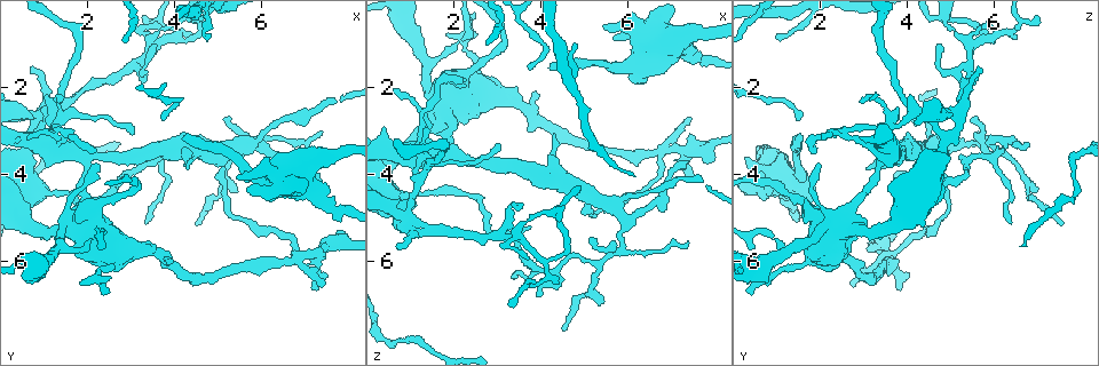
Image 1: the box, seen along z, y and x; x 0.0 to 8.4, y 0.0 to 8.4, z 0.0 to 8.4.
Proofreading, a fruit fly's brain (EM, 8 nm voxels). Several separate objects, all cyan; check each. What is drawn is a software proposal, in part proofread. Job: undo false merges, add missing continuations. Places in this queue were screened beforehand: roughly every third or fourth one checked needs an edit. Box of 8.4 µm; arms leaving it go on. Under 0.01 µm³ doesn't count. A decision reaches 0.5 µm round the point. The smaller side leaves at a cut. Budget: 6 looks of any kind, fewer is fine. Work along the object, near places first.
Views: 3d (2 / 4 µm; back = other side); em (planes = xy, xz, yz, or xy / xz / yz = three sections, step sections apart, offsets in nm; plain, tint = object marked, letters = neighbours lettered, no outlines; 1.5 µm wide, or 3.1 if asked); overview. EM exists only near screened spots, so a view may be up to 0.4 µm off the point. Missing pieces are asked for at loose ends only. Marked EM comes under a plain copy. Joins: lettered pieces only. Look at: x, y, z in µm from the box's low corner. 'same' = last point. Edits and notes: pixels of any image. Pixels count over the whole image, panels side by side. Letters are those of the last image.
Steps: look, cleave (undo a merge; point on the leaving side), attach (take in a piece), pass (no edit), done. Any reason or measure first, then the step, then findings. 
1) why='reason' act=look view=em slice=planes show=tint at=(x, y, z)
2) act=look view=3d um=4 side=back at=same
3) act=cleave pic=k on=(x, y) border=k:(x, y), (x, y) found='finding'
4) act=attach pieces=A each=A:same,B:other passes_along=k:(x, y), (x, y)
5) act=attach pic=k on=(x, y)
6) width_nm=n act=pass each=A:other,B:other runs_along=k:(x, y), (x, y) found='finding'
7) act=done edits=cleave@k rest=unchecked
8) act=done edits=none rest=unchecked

why='an open end' act=look view=3d um=2 side=back at=(7.95, 5.45, 3.75)

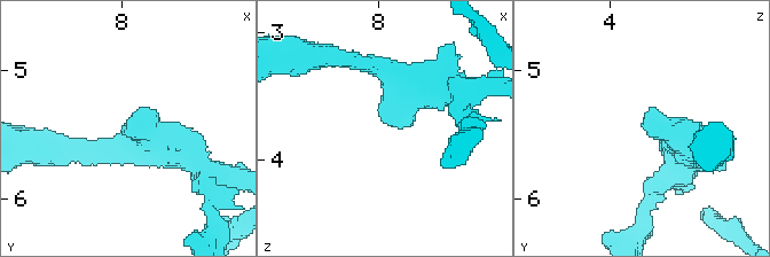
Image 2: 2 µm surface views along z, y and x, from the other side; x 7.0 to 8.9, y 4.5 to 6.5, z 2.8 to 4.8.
act=look view=em slice=planes show=letters at=(7.92, 5.46, 3.72)

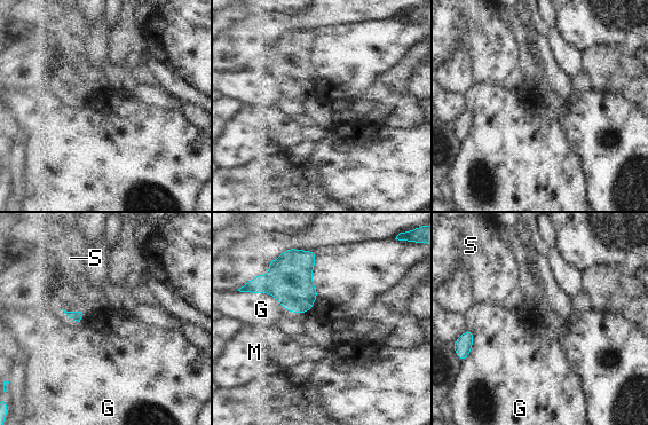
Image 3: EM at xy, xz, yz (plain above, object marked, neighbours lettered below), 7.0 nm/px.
longest_contact=G:500nm act=pass each=G:other,M:other,S:other found='no lettered piece goes on from it'

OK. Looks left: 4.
why='end of a long branch' act=look view=em slice=yz step=4 show=tint at=(4.25, 3.15, 1.65)

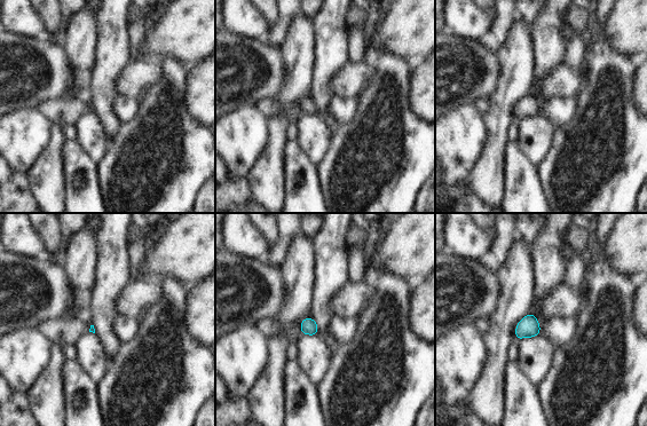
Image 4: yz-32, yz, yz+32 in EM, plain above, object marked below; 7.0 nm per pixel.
act=look view=em slice=xy step=4 show=letters at=same

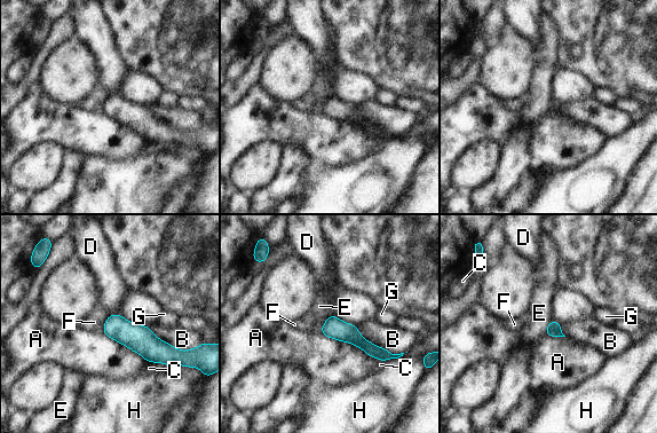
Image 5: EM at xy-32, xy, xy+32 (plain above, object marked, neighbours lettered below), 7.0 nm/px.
longest_contact=A:480nm act=pass each=A:other,B:other,C:other,D:other,E:other,F:other,G:other,H:other found='none of them fits'

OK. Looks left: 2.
why='sudden change in width' act=look view=3d um=4 at=(5.75, 4.00, 1.55)

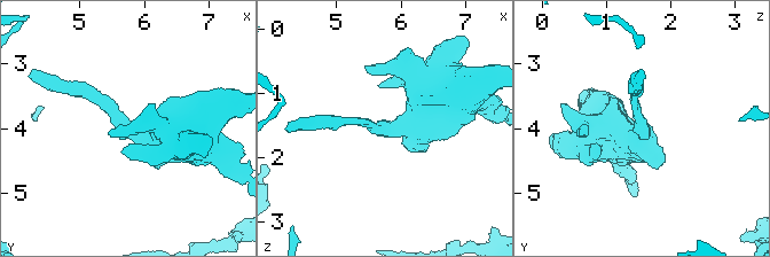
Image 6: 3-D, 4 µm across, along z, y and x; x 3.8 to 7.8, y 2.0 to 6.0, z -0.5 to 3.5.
act=look view=em slice=planes show=letters at=(5.75, 4.05, 1.55)

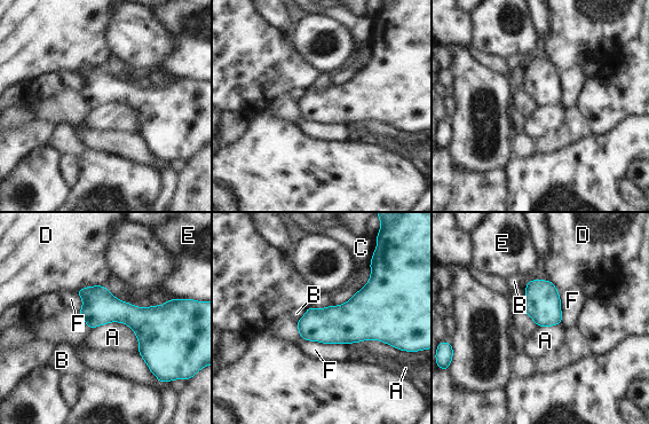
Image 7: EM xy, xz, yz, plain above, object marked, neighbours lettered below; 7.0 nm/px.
width_nm=240 act=pass each=A:other,B:other,C:other,D:other,E:other,F:other border=7:(88, 328), (124, 322), (139, 348) found='continuous, no second neuron'

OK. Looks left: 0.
act=done edits=none rest=unchecked

